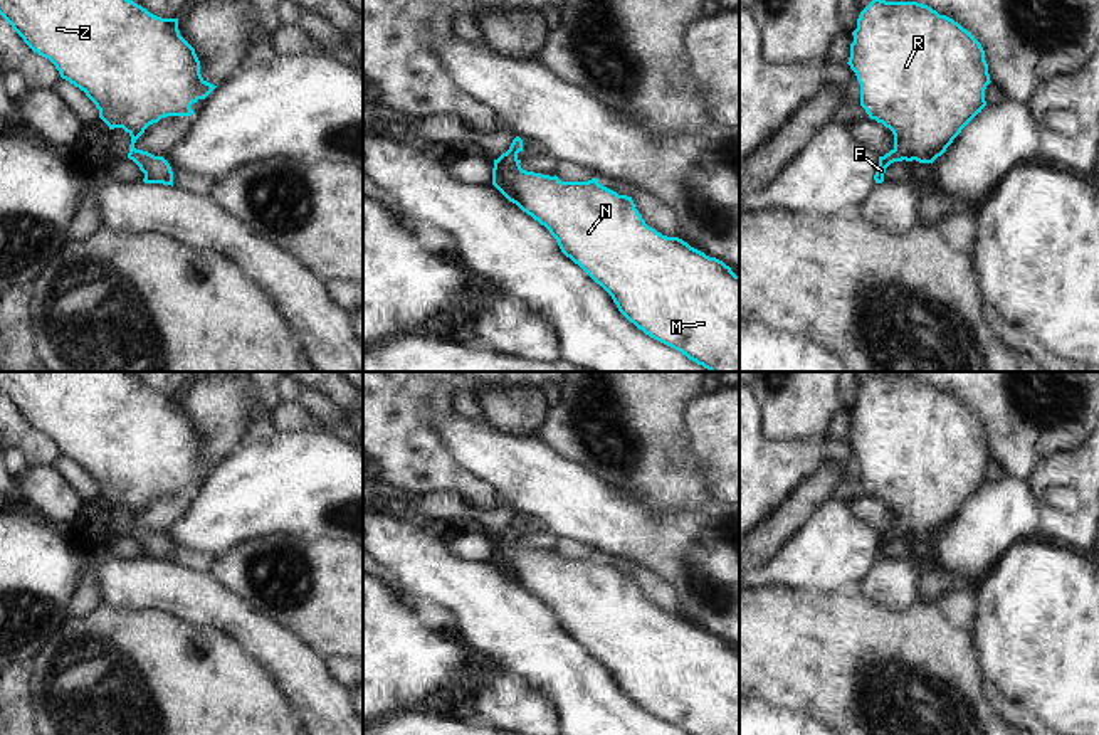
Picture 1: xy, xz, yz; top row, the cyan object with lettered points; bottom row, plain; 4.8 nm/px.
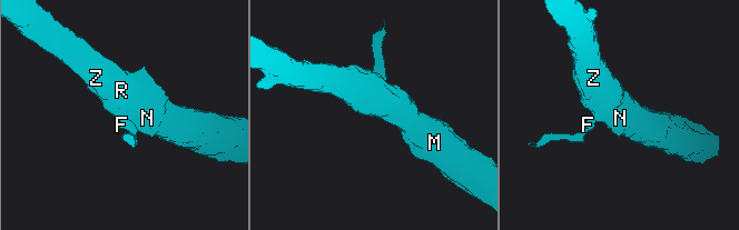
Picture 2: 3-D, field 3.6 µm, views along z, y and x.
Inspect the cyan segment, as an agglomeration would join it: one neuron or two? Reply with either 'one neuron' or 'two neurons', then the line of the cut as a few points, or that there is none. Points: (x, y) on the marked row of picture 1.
one neuron; cut none

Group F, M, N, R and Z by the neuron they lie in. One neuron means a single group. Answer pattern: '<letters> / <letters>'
F M N R Z

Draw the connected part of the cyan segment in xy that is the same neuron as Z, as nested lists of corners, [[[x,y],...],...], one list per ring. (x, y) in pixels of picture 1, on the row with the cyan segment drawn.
[[[0,0],[0,15],[34,52],[55,66],[62,79],[86,93],[109,130],[123,128],[131,136],[128,158],[145,173],[145,183],[173,187],[170,163],[163,156],[136,150],[134,143],[161,118],[192,116],[190,106],[217,87],[202,77],[200,61],[195,49],[180,35],[178,19],[156,17],[133,0]]]

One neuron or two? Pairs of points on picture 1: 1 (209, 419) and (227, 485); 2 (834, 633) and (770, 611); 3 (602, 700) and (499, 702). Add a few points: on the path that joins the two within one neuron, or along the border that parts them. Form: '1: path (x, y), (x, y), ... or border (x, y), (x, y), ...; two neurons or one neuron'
1: border (241, 446), (217, 463); two neurons
2: path (819, 633), (792, 633), (785, 626); one neuron
3: border (521, 676), (552, 702), (558, 717); two neurons

